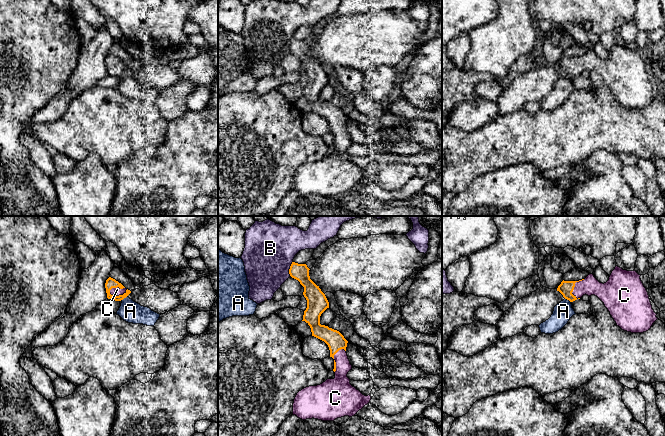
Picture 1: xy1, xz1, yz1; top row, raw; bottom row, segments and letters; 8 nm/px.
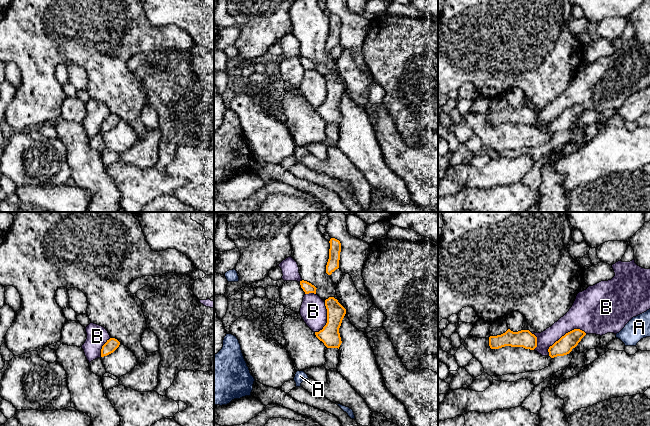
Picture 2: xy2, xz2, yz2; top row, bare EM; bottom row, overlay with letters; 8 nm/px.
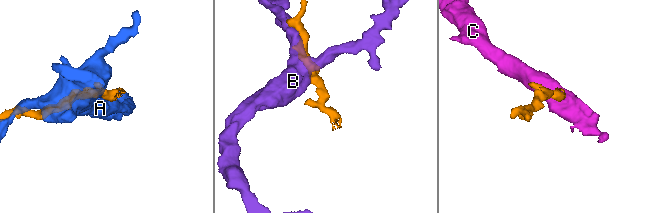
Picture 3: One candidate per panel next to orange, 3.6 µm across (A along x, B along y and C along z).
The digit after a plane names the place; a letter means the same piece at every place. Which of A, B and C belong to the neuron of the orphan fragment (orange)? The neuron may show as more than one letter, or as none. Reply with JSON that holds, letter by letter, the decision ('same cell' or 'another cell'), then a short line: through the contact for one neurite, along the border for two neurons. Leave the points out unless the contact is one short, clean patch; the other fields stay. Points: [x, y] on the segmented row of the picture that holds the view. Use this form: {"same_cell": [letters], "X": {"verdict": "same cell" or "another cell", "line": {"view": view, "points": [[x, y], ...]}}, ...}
{"same_cell": ["C"], "A": {"verdict": "another cell", "line": {"view": "yz1", "points": [[565, 298], [570, 302]]}}, "B": {"verdict": "another cell"}, "C": {"verdict": "same cell", "line": {"view": "xy1", "points": [[110, 283], [110, 293], [119, 295], [117, 291]]}}}

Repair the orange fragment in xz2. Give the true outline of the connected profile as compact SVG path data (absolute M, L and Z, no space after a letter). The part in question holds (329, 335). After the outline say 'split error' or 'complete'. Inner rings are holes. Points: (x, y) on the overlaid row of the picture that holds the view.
M334 297L326 299L325 306L327 323L322 330L315 332L315 335L327 348L339 349L342 343L339 328L346 314L346 309Z; complete

